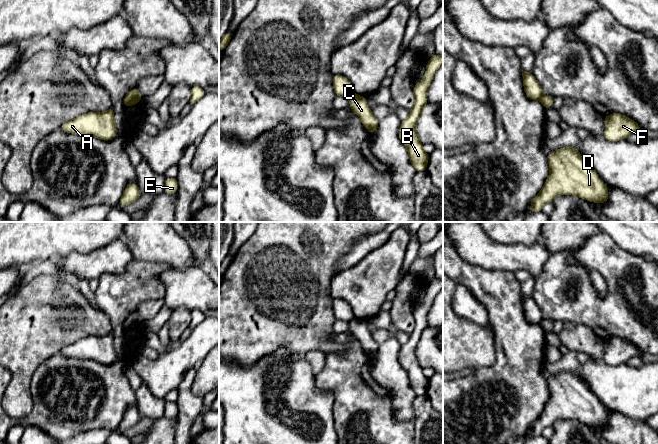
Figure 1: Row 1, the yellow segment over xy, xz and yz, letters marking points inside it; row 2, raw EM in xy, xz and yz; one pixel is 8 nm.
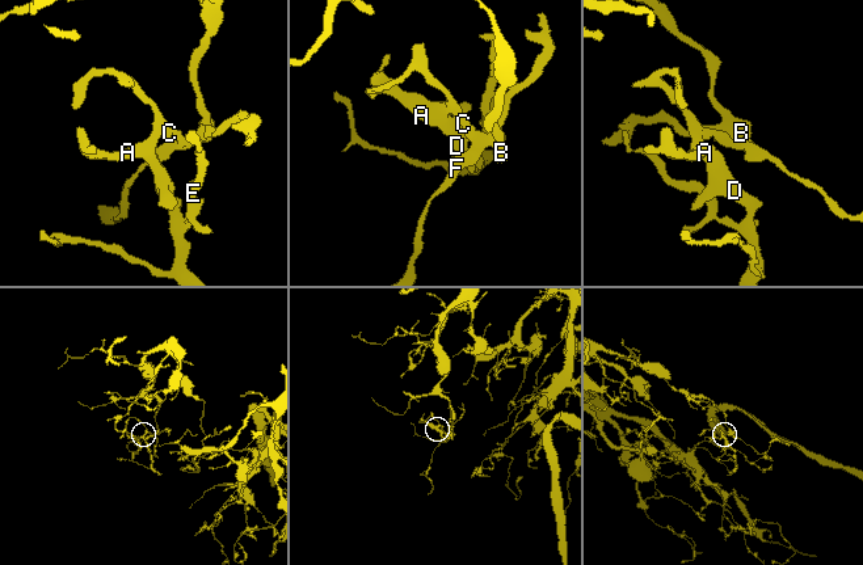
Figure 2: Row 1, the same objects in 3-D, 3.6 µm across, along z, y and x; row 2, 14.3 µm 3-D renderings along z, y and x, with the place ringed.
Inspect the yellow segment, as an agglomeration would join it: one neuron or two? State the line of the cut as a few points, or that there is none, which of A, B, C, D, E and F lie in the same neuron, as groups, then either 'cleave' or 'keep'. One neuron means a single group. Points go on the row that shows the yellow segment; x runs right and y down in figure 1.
cut yz (542, 94), (540, 100); groups A D E / B C F; cleave

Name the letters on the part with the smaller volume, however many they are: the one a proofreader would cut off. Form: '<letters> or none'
A, D, E

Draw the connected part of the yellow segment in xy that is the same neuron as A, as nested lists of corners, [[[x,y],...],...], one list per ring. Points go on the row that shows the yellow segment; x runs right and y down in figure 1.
[[[112,106],[105,112],[88,112],[63,123],[61,130],[67,133],[94,136],[109,141],[117,135]]]

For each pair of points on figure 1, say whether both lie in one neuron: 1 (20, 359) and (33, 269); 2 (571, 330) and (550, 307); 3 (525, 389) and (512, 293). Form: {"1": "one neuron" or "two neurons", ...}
{"1": "two neurons", "2": "two neurons", "3": "one neuron"}

